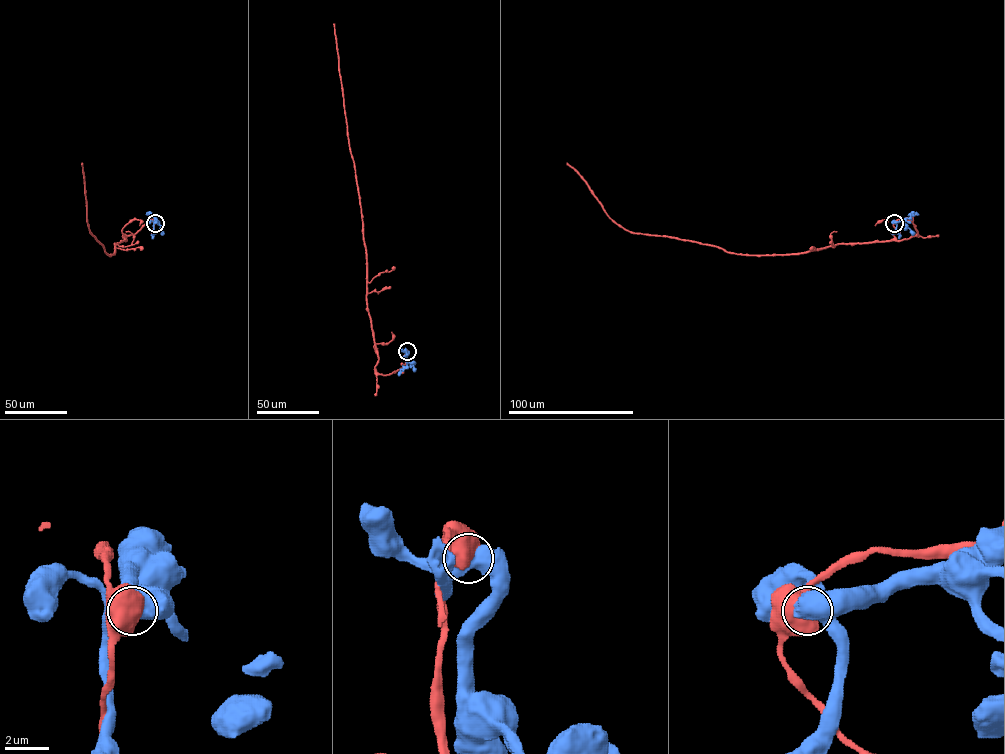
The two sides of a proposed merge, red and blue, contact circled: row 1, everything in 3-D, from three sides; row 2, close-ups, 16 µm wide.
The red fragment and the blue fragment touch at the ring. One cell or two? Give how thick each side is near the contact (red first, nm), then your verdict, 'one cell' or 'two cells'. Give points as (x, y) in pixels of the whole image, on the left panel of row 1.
800/600 nm | two cells

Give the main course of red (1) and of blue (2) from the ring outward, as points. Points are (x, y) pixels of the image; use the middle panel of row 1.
1: (407, 351), (402, 368), (387, 375), (376, 372), (378, 352), (368, 308), (363, 221), (348, 137), (334, 24)
2: (407, 351), (406, 366), (398, 375)

